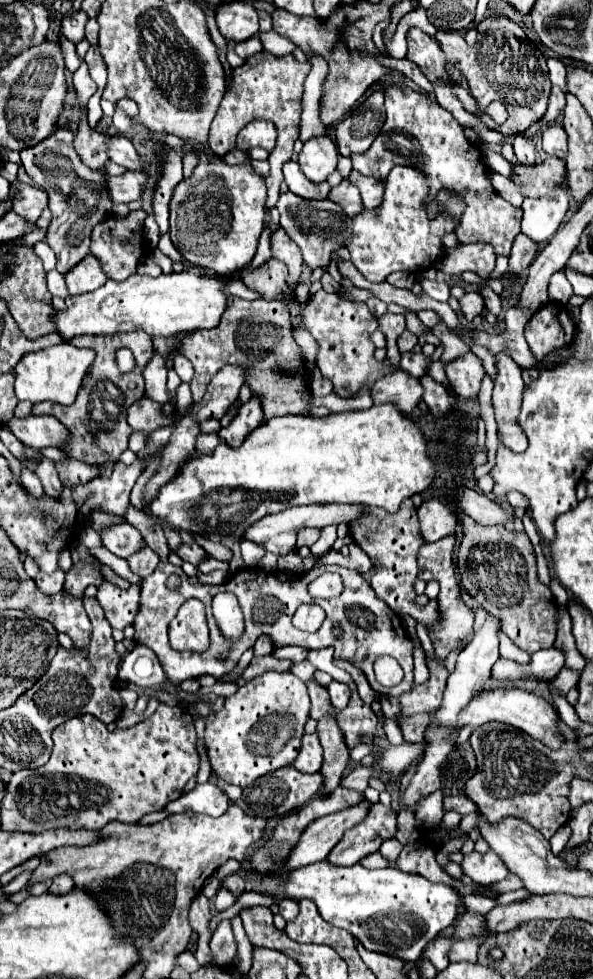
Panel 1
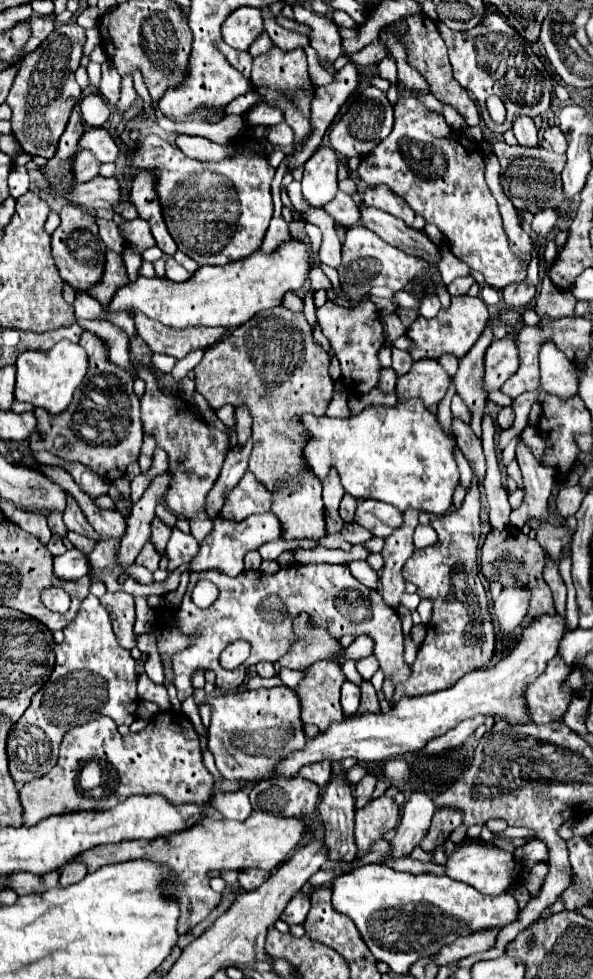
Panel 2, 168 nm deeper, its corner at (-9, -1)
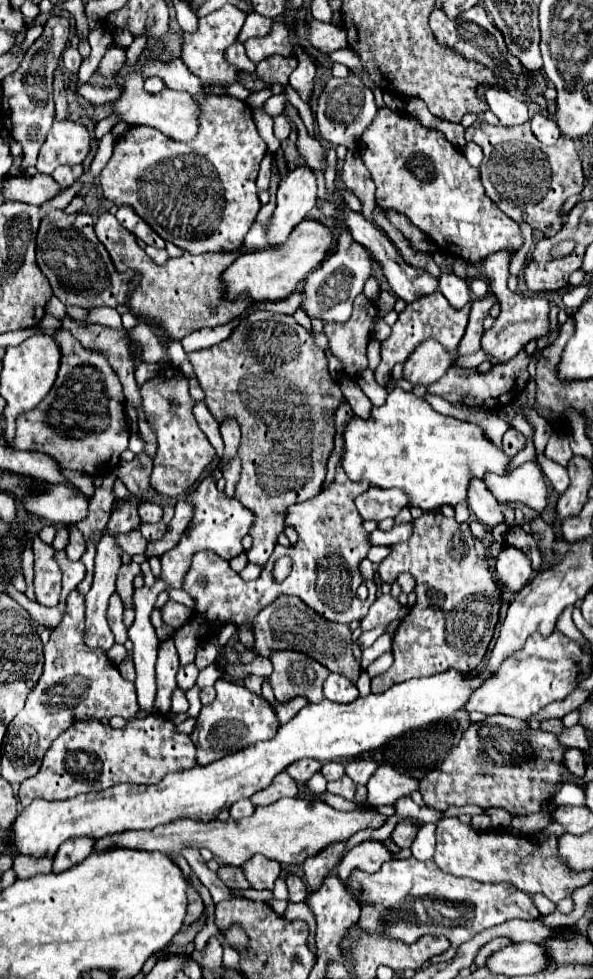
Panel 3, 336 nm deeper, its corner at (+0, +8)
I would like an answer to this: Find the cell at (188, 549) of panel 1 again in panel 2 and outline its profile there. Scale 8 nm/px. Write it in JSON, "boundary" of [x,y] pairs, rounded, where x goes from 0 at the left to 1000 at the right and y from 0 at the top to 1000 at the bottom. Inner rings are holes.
{"boundary":[[[292,541],[285,554],[282,554],[282,570],[285,570],[285,582],[302,580],[305,576],[322,574],[322,570],[332,566],[336,562],[336,554],[329,550],[322,550],[322,545],[309,545],[305,541]]]}

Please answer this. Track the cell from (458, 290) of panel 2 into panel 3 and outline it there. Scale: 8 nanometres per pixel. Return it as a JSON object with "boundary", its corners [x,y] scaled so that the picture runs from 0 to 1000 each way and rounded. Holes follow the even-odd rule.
{"boundary":[[[749,279],[739,285],[739,295],[745,297],[745,301],[759,307],[762,314],[779,314],[786,312],[786,305],[793,305],[793,293],[789,287],[779,287],[776,283],[769,283],[766,279]]]}

